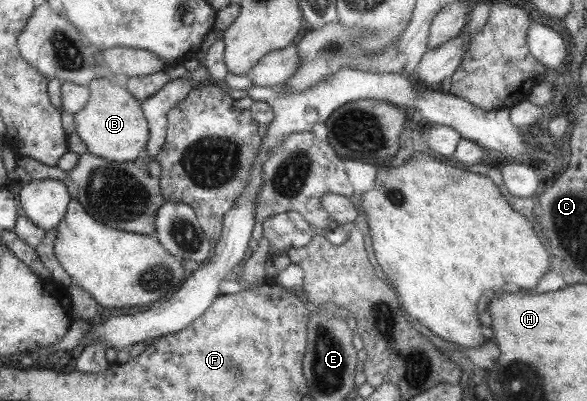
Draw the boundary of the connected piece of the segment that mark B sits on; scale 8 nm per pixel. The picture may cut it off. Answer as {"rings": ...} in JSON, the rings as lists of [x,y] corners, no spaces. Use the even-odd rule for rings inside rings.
{"rings":[[[104,77],[92,79],[87,86],[89,97],[82,111],[74,115],[74,132],[86,145],[90,154],[116,161],[134,162],[139,153],[146,149],[150,132],[146,130],[146,120],[142,116],[138,102],[130,96],[126,89],[114,86],[112,81]]]}

